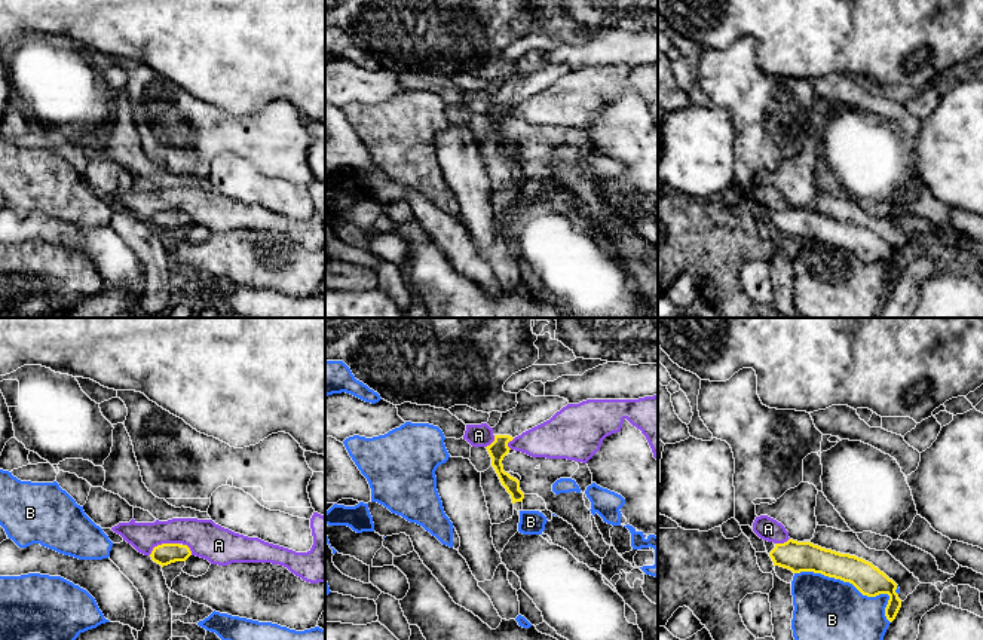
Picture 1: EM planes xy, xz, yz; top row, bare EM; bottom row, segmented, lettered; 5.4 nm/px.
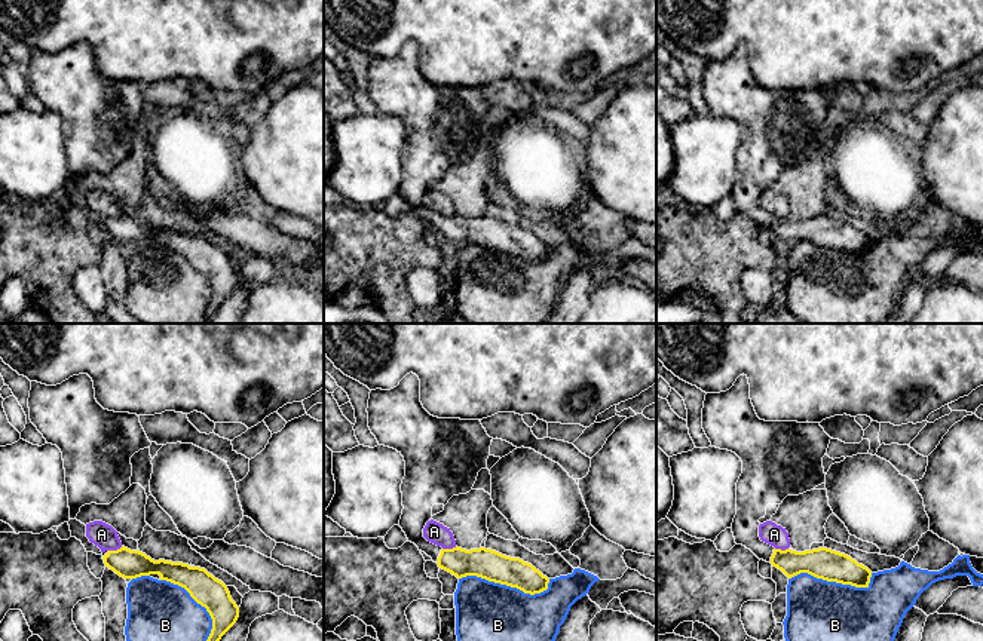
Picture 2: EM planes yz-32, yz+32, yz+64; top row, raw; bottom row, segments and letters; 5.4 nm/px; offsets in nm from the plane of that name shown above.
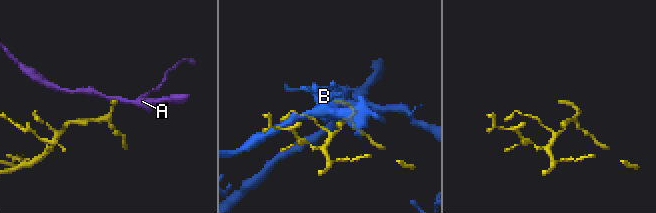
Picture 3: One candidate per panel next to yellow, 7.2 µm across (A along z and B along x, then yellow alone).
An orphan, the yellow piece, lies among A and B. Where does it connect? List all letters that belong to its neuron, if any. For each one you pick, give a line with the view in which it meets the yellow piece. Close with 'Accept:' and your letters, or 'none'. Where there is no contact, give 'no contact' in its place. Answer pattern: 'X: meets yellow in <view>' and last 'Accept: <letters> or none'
Accept: none

